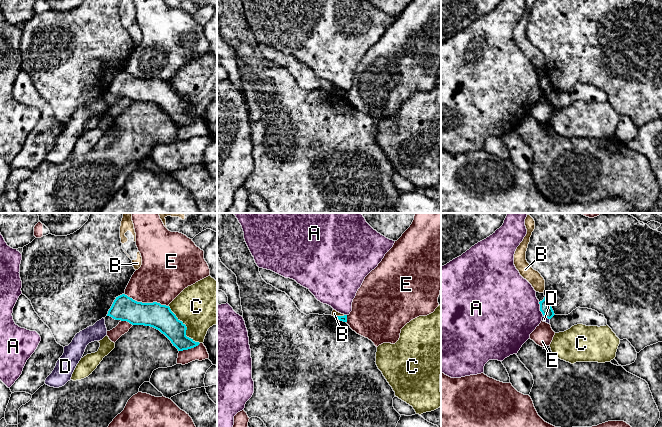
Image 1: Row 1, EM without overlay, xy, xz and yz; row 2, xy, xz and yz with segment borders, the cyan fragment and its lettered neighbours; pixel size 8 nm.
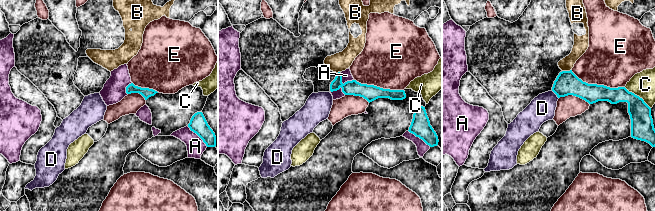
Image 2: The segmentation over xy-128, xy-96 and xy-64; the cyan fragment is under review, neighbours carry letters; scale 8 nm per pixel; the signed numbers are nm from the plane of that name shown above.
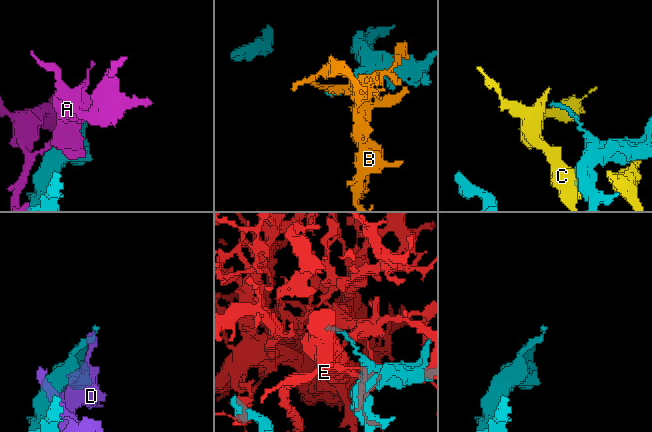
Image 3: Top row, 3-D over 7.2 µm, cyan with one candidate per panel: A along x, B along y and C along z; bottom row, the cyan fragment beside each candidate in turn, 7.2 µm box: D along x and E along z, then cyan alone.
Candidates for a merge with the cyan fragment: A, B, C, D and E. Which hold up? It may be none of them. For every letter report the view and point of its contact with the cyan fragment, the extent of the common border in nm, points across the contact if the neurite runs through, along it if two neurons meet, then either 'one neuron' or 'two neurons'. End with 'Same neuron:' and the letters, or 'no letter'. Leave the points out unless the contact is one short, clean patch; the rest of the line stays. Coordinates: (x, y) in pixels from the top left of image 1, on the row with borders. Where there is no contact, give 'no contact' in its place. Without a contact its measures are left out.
A: yz (540, 309) | 120 nm | two neurons
B: xz (340, 316) | 70 nm | along xz (344, 315), (336, 316) | two neurons
C: xy (186, 327) | 400 nm | two neurons
D: yz (546, 317) | 70 nm | two neurons
E: xy (146, 303) | 380 nm | two neurons
Same neuron: no letter

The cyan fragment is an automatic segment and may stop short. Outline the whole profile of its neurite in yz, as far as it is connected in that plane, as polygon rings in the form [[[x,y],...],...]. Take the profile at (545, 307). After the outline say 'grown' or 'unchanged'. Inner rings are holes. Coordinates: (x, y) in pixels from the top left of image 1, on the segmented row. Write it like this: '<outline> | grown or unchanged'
[[[544,297],[544,299],[539,302],[539,304],[540,304],[540,311],[542,312],[545,318],[551,319],[555,315],[546,297]]] | unchanged

